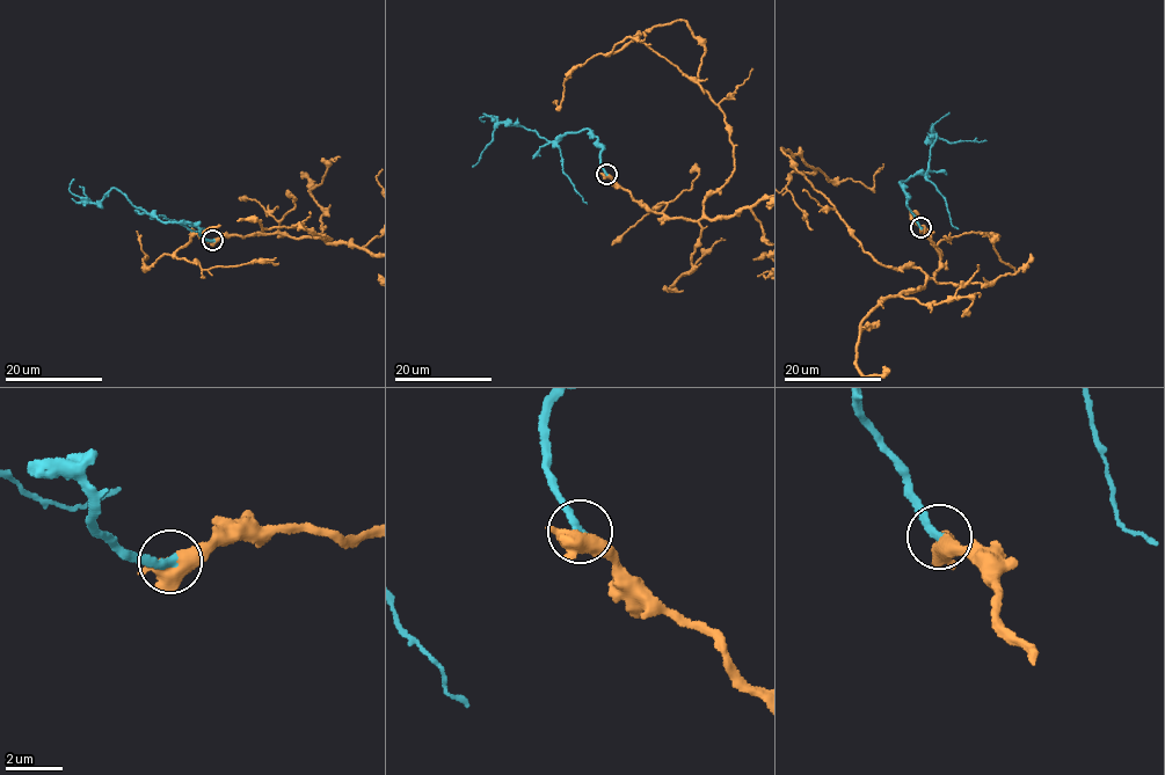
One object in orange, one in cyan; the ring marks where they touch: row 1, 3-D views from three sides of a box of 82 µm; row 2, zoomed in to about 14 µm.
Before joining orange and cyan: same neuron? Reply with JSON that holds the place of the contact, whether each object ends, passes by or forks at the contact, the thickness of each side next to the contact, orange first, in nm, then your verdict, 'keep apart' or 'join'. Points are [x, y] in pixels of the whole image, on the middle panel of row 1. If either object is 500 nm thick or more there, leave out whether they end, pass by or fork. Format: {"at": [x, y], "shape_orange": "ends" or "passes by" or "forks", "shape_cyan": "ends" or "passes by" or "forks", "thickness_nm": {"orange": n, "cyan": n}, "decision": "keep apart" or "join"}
{"at": [606, 174], "shape_orange": "forks", "shape_cyan": "ends", "thickness_nm": {"orange": 440, "cyan": 320}, "decision": "join"}

